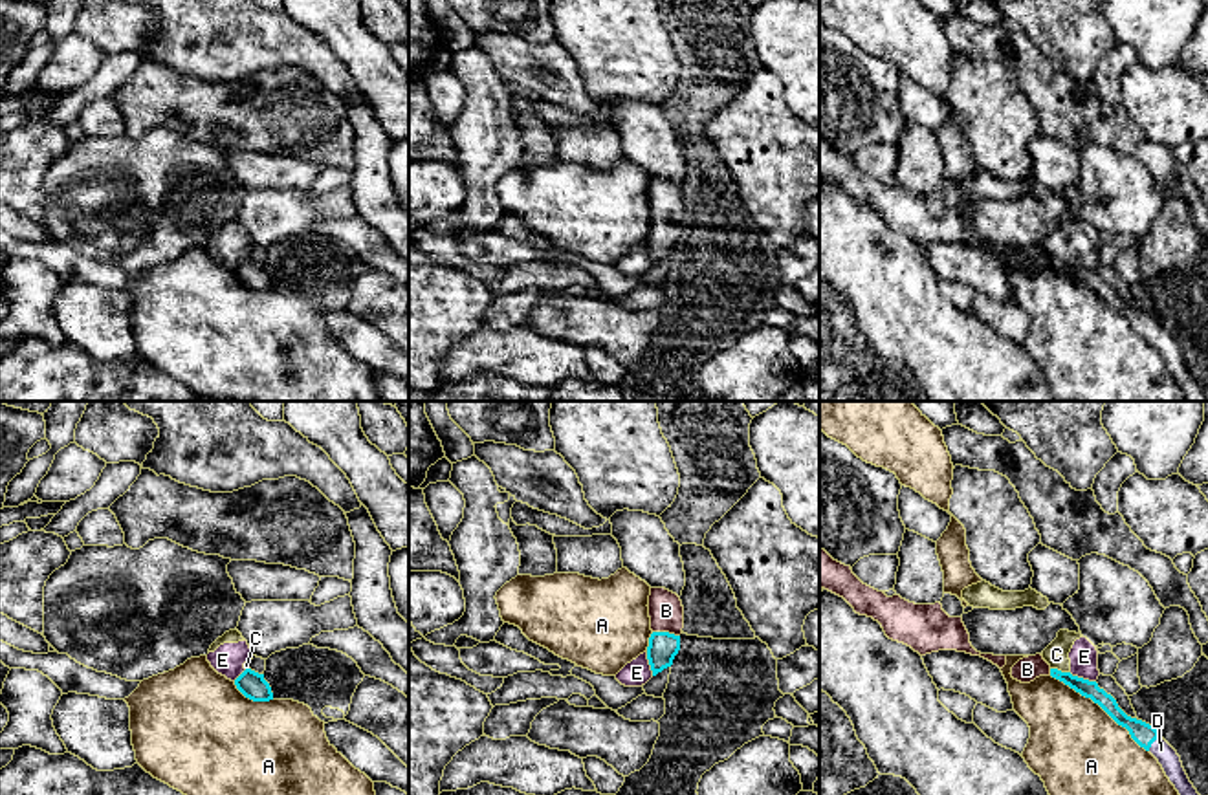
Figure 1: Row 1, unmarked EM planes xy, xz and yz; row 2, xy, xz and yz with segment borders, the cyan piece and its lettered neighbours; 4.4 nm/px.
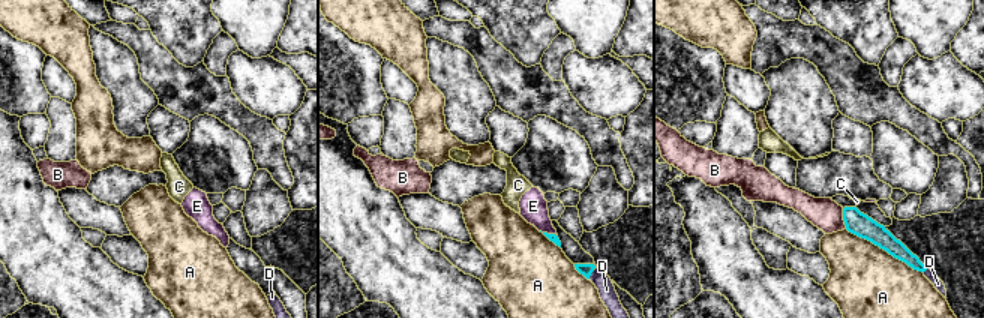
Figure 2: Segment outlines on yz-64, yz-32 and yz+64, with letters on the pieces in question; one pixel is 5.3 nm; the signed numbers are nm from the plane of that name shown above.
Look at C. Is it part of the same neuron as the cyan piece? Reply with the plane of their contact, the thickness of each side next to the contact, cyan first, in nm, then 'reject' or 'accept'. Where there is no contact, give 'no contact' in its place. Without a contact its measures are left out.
contact in yz; calibres 80 and 110 nm; reject

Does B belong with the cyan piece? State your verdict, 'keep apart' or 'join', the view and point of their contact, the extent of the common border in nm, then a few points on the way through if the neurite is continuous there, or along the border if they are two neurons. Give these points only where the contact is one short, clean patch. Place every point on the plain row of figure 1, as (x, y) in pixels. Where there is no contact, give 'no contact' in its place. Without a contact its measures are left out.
join; contact xz (666, 222); length 120 nm; way xz (662, 237), (666, 222), (666, 200)

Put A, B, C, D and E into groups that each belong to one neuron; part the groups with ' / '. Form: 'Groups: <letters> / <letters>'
Groups: A / B D / C E

